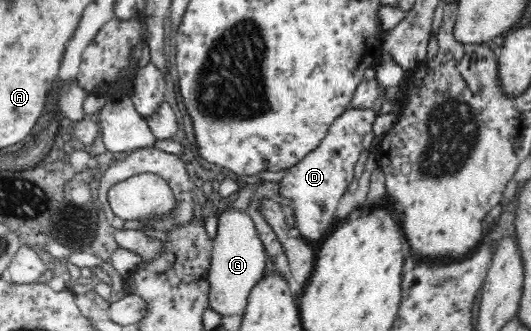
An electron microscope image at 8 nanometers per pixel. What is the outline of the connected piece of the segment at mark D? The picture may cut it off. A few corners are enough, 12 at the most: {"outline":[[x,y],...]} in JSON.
{"outline":[[346,109],[323,141],[286,169],[306,242],[332,228],[372,130],[373,109]]}

